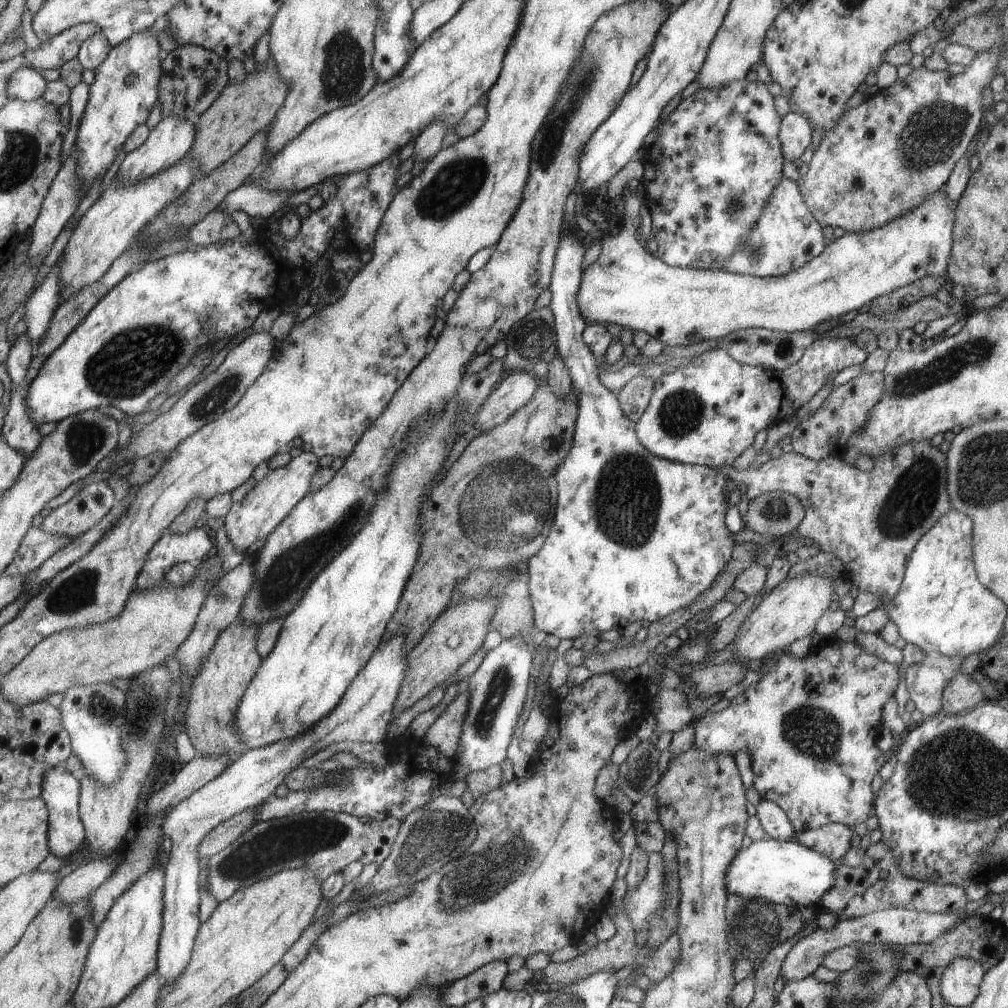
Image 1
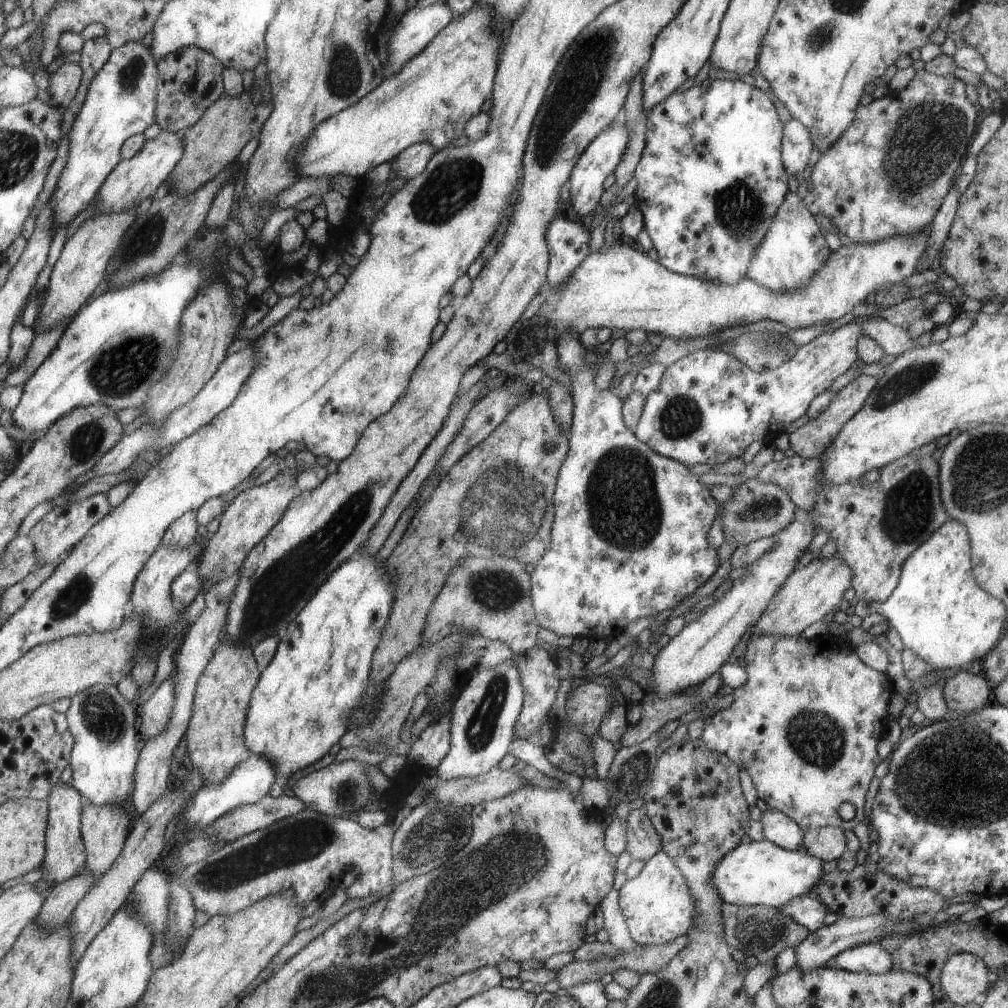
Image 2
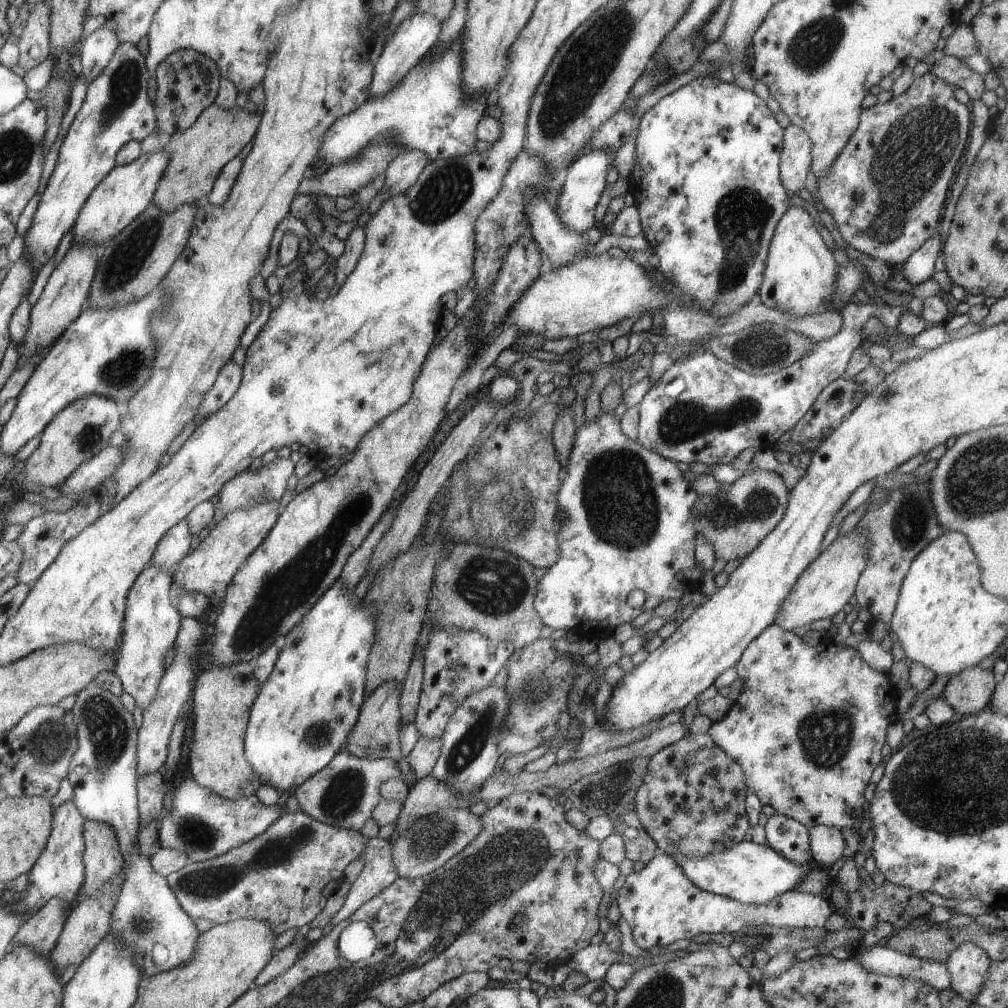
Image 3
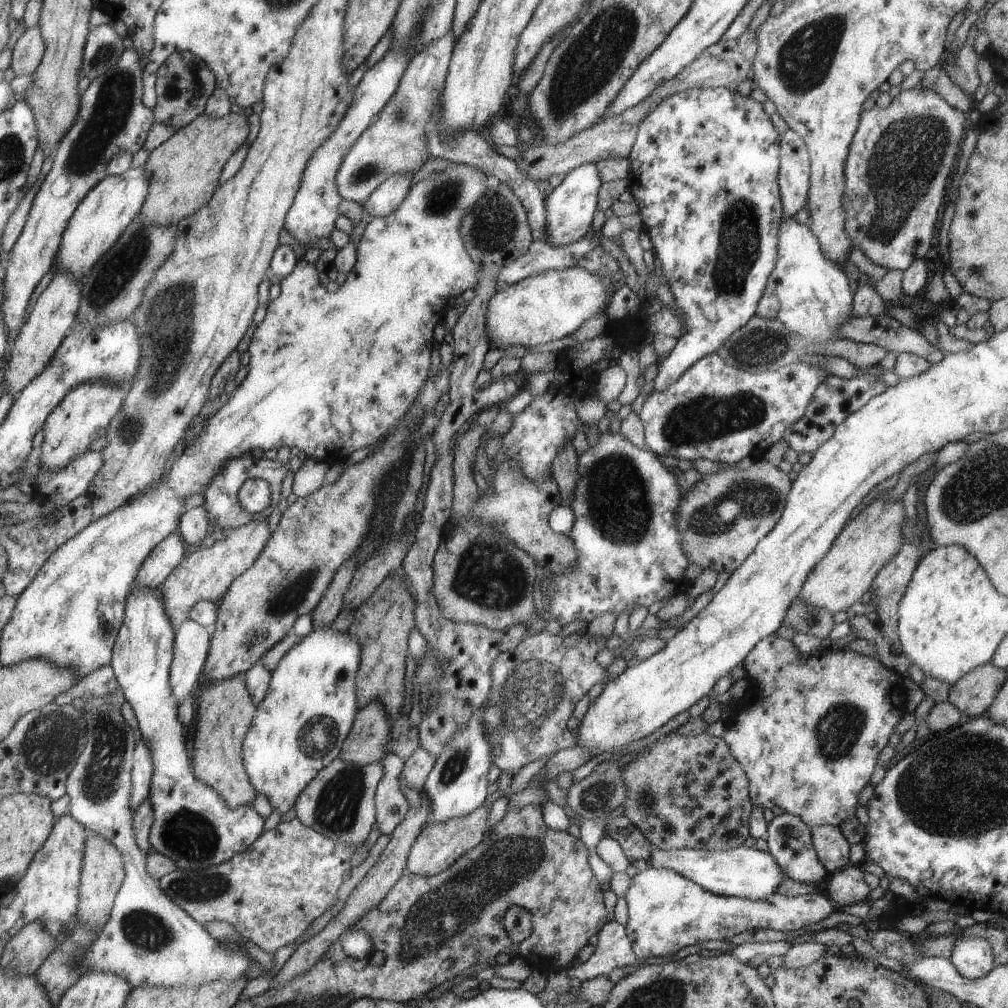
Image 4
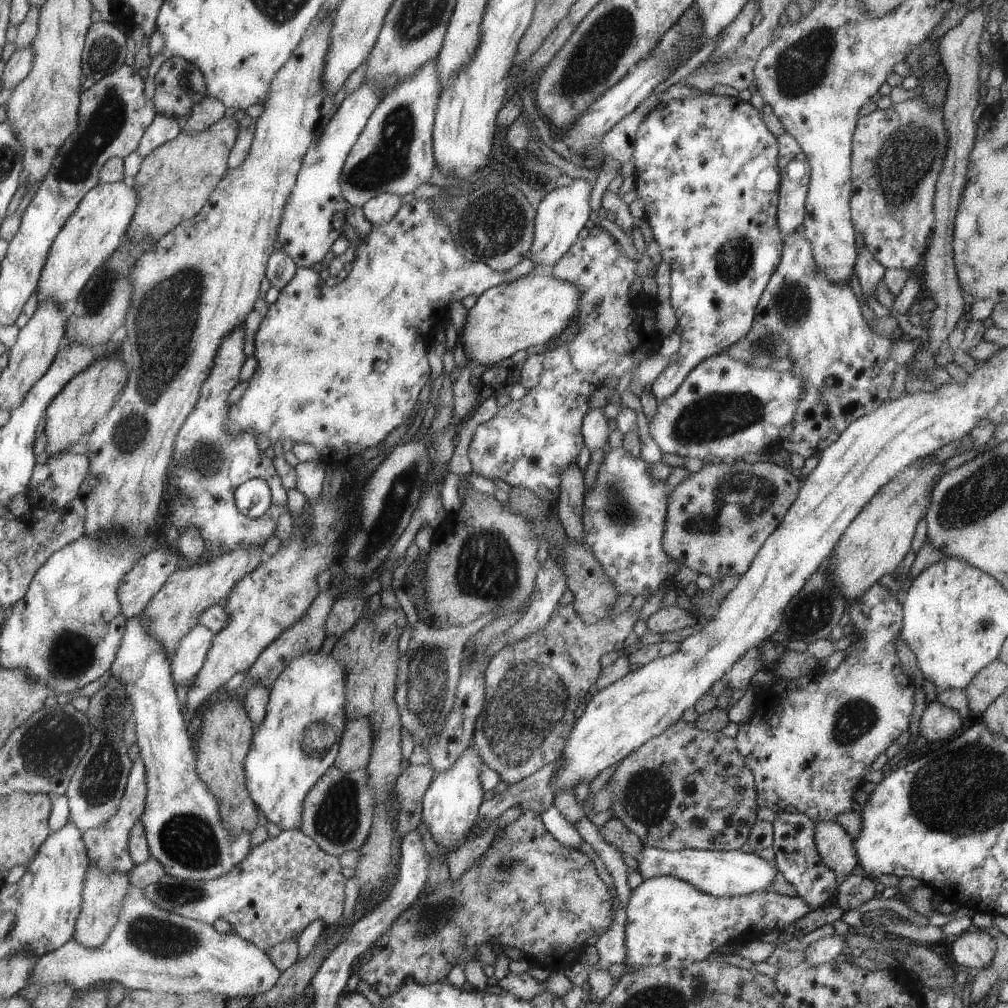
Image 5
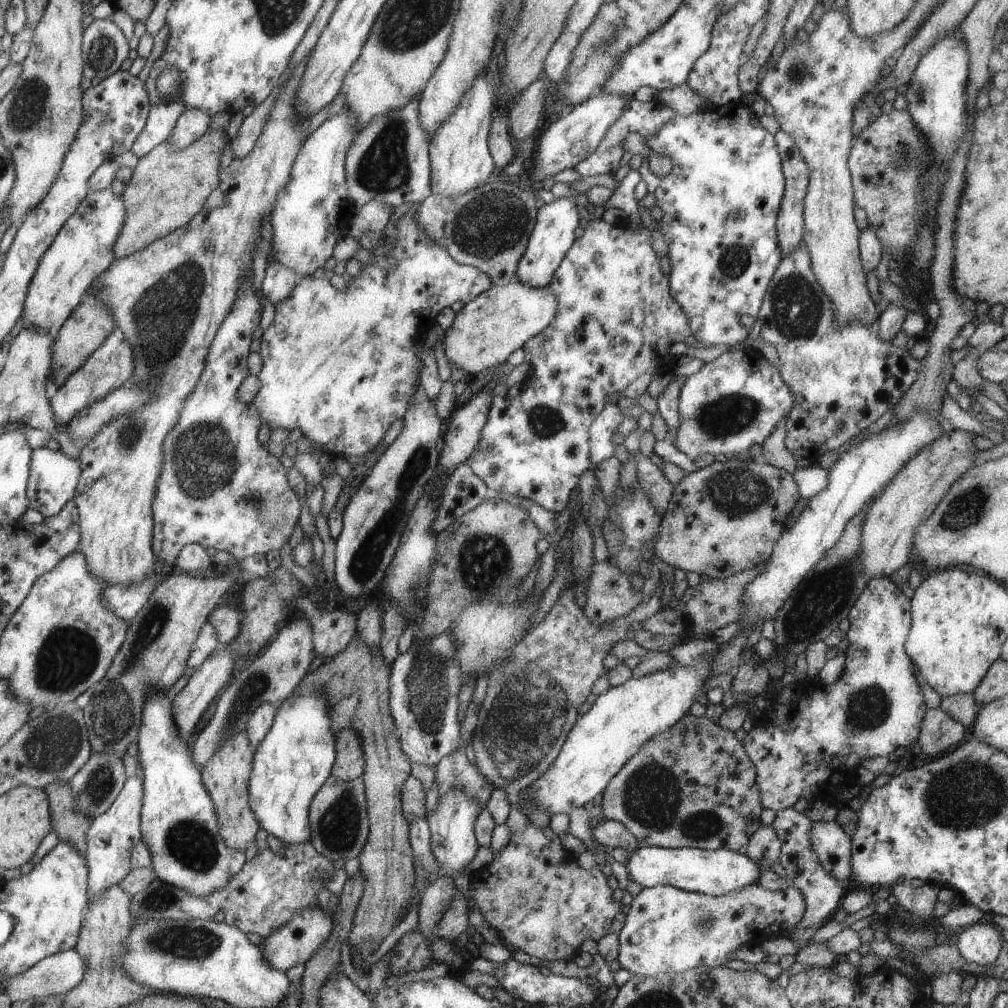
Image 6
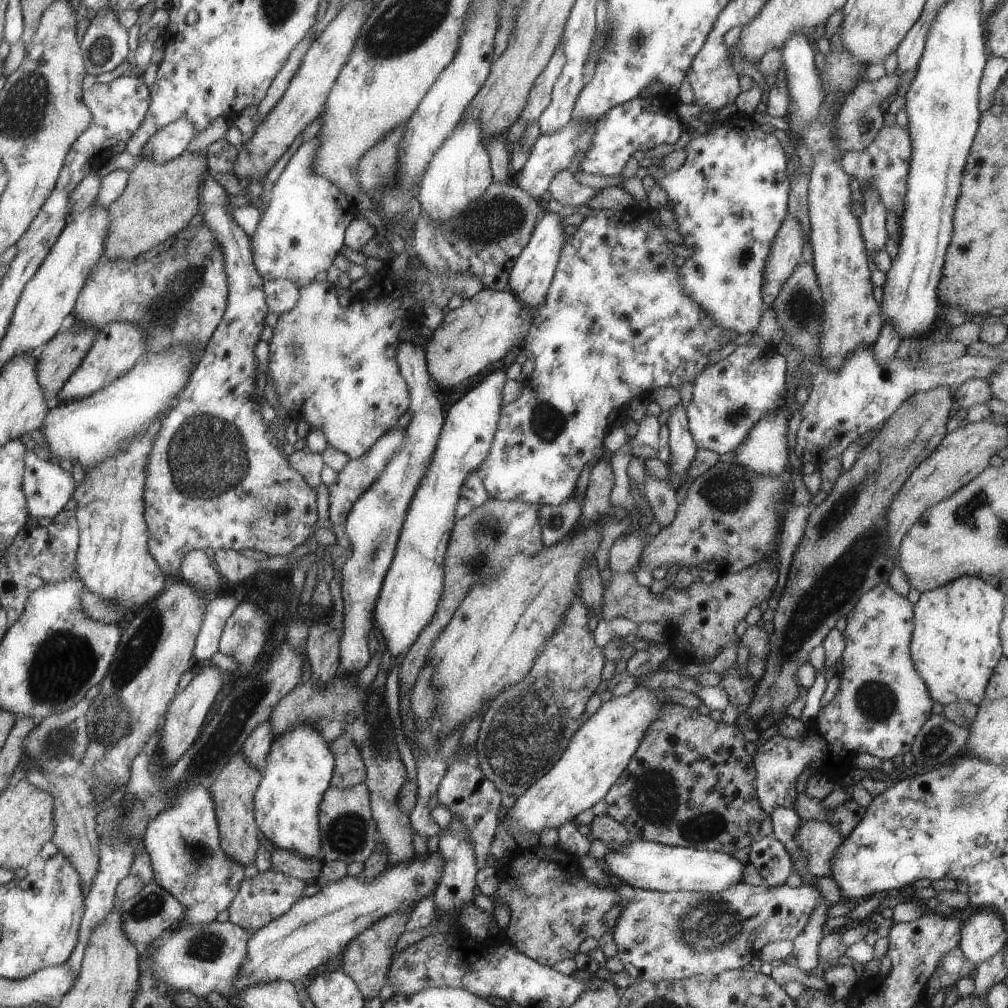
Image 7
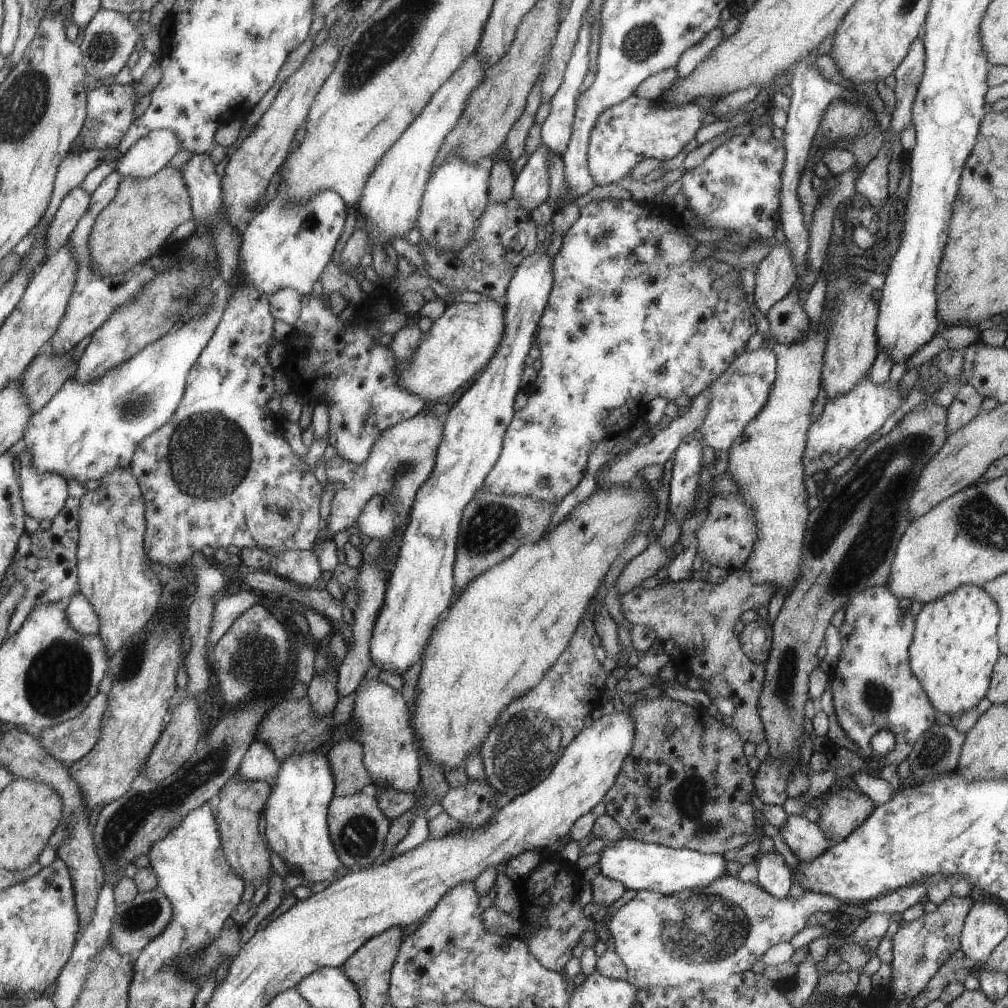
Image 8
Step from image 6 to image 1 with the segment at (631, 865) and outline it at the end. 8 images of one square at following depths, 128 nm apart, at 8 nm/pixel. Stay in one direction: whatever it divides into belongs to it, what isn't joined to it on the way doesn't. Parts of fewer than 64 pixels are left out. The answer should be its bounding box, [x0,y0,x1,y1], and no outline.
[726,838,837,909]

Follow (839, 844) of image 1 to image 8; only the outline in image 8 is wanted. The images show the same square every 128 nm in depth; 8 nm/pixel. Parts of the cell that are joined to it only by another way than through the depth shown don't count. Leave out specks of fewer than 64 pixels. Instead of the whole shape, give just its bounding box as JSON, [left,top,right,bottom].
[779,815,833,863]

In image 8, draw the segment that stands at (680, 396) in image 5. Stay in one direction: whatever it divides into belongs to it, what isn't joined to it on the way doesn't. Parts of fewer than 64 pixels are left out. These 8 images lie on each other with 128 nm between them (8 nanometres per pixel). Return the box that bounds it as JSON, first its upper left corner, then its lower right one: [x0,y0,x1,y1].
[699,346,779,451]

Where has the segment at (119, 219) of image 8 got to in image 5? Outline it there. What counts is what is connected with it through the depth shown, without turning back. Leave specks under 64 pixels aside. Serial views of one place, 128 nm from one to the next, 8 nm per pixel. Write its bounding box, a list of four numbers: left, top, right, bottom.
[127,117,240,243]

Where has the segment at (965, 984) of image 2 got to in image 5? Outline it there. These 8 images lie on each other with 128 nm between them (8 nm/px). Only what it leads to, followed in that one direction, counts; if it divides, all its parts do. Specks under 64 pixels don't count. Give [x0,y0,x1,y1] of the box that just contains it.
[950,928,997,970]

